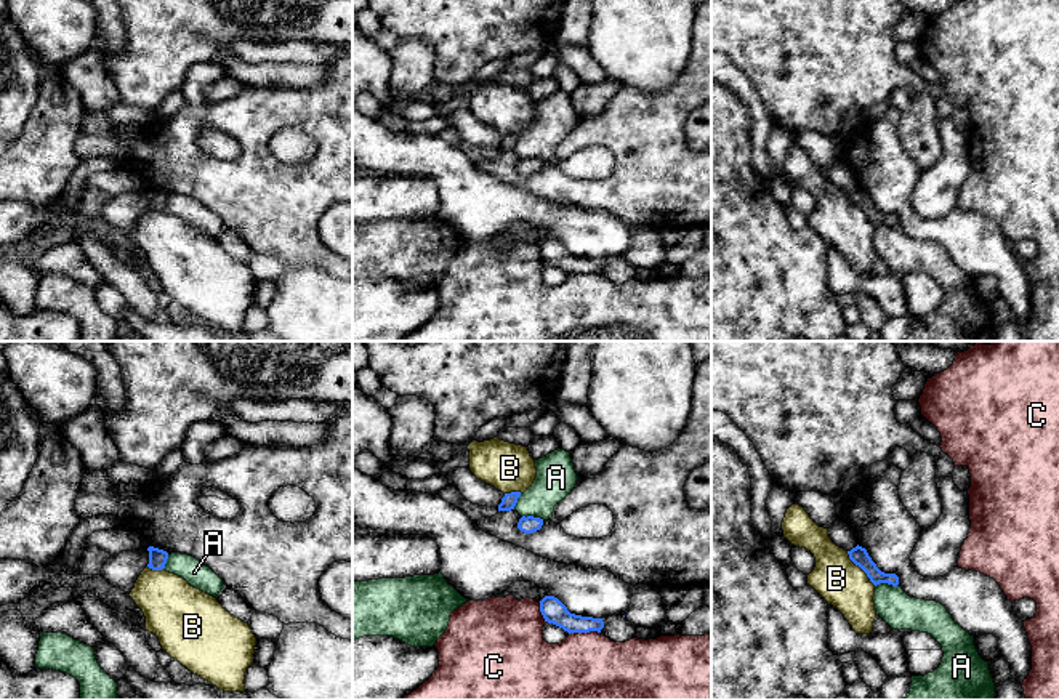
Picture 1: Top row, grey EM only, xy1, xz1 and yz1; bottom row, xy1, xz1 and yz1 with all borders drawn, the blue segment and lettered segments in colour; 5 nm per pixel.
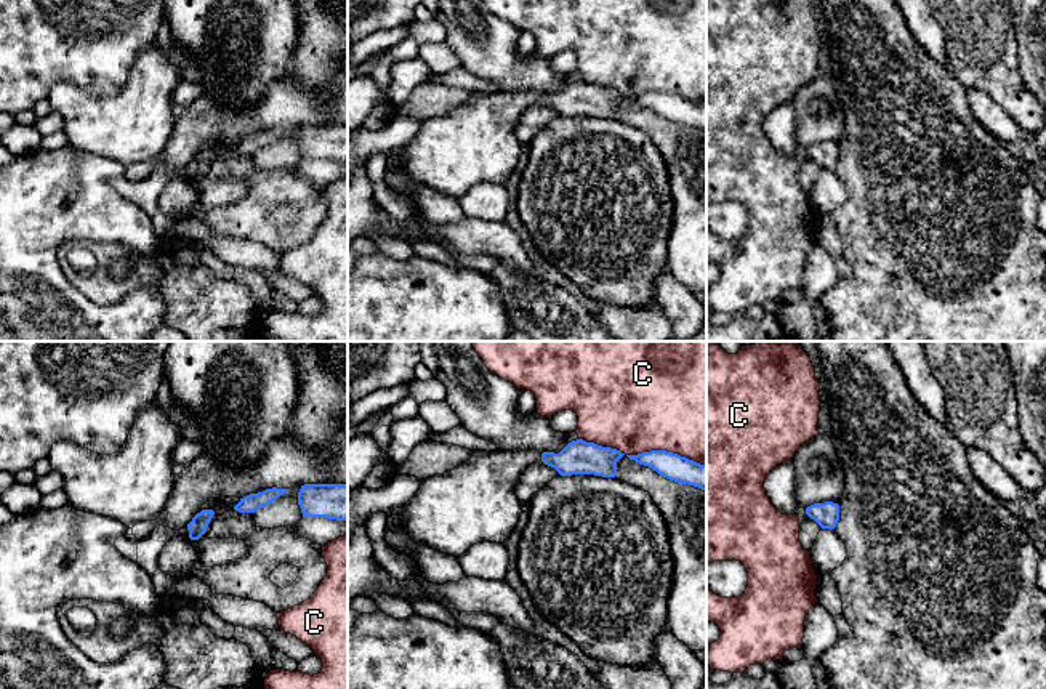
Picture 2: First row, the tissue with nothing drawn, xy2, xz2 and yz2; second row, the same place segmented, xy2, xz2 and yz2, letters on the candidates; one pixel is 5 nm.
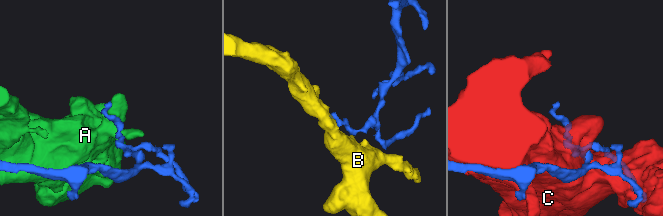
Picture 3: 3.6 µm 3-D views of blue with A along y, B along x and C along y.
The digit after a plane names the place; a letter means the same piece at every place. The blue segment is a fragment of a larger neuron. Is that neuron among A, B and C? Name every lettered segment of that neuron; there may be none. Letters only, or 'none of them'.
none of them

